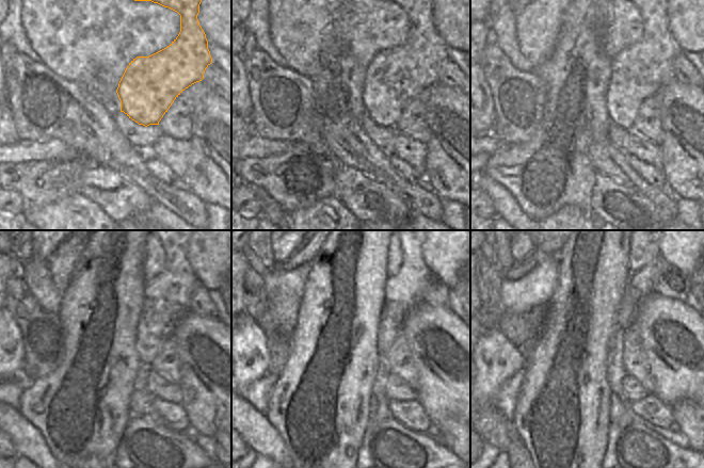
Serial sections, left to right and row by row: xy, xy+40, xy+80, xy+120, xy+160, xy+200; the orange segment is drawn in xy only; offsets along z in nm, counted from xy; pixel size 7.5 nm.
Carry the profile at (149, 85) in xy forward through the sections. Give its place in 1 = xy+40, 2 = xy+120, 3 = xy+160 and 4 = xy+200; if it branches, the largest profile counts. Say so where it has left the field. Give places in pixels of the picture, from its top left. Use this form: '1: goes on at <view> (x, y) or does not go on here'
1: goes on at xy+40 (394, 77)
2: goes on at xy+120 (166, 296)
3: goes on at xy+160 (403, 291)
4: goes on at xy+200 (643, 280)

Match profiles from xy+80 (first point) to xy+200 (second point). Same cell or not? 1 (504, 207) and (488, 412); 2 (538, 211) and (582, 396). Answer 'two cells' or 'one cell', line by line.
1: one cell
2: one cell

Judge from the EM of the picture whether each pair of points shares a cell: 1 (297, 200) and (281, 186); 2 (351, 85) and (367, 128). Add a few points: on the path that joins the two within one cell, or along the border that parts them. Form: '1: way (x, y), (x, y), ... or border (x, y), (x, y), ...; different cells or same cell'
1: way (292, 196), (285, 190); same cell
2: border (365, 115), (358, 122); different cells

